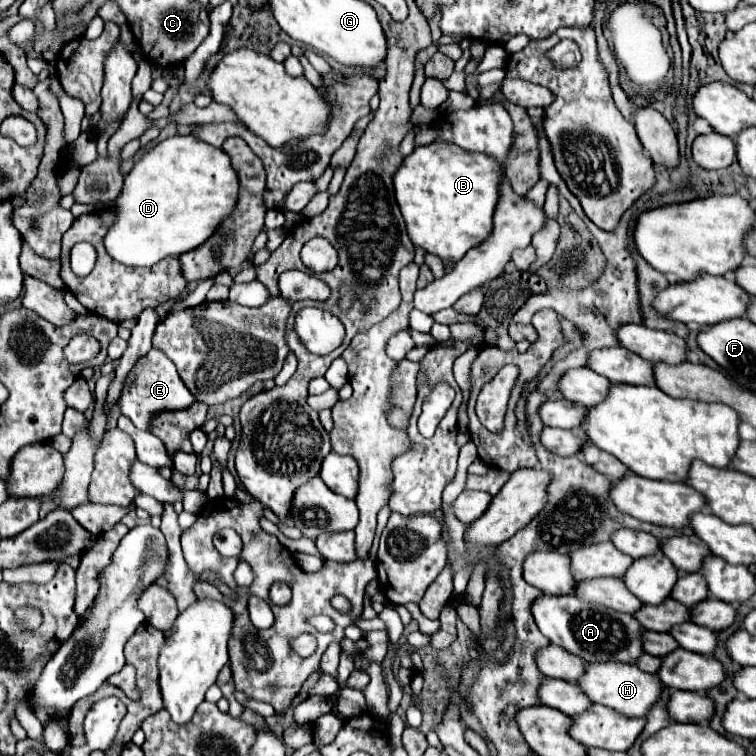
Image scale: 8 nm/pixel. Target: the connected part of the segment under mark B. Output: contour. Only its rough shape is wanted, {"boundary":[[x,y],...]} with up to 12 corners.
{"boundary":[[415,147],[393,177],[413,245],[449,271],[487,239],[491,155]]}

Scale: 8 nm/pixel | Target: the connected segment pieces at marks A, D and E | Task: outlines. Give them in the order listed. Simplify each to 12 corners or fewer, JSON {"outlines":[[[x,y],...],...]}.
{"outlines":[[[543,595],[539,631],[587,663],[637,663],[645,627],[575,595]],[[195,135],[147,149],[105,249],[153,267],[201,247],[239,177]],[[151,349],[135,363],[117,401],[143,431],[163,411],[197,397],[175,365]]]}

